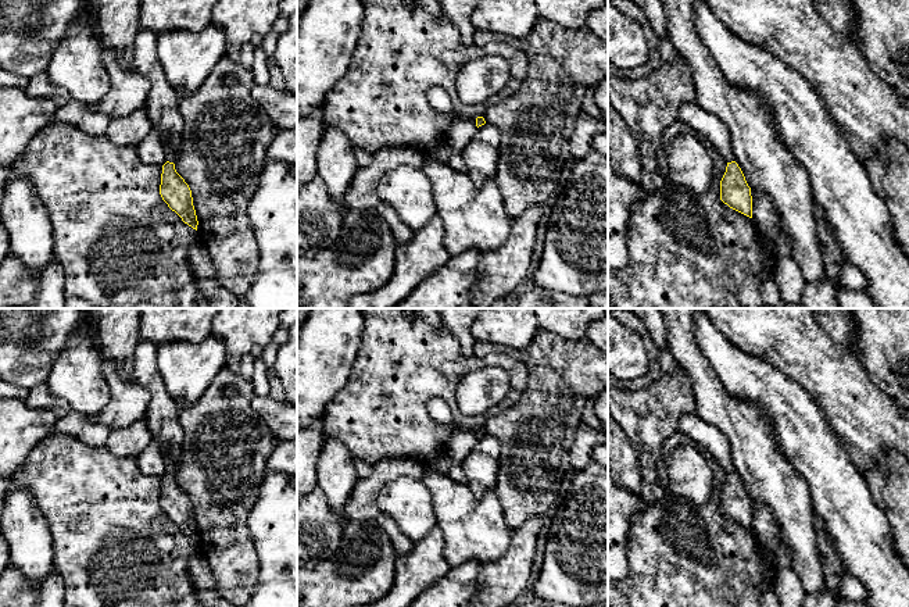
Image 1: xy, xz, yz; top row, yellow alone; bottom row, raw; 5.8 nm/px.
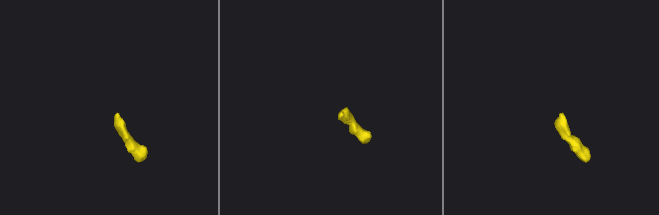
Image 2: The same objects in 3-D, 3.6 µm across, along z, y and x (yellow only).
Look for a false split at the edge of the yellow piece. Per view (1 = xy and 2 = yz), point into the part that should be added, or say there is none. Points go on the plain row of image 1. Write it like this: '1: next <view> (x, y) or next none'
1: next xy (170, 464)
2: next yz (704, 435)

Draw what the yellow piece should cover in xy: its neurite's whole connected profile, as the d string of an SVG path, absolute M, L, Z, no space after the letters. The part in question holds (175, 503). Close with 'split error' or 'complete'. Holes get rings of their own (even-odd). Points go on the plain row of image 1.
M172 458L164 460L167 474L162 476L160 506L185 535L197 542L198 532L193 517L192 501L175 481L176 463Z; split error

